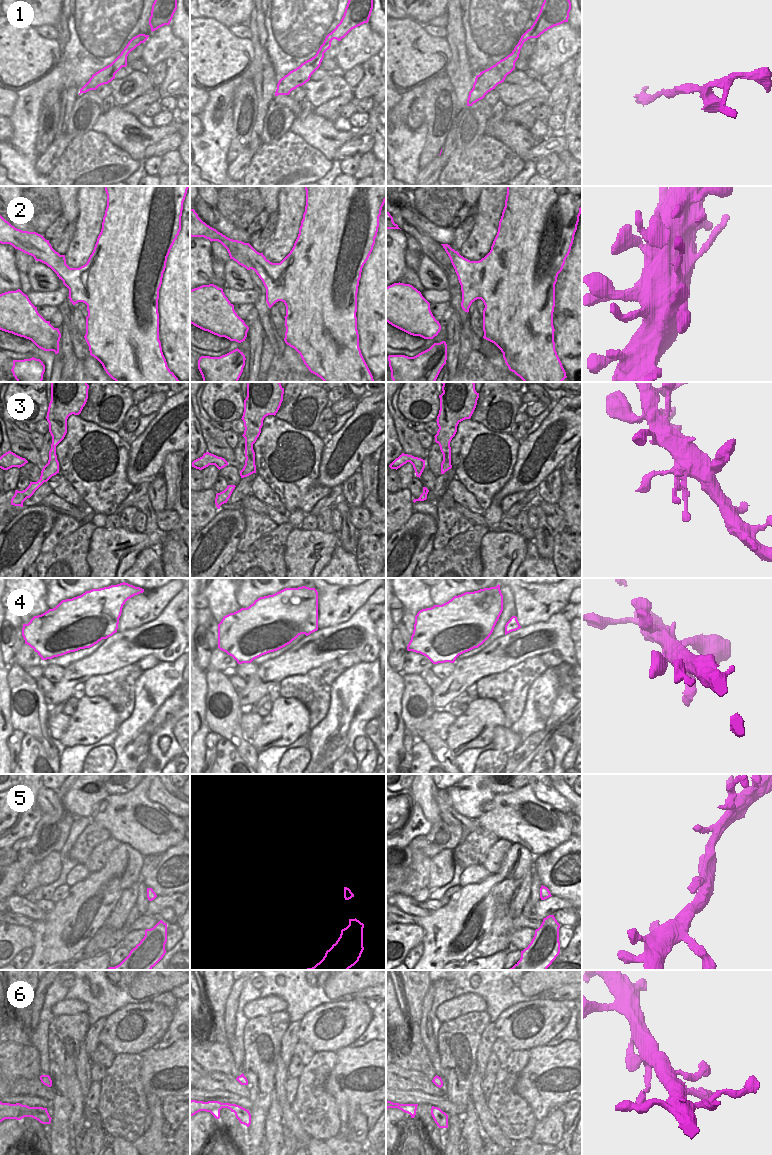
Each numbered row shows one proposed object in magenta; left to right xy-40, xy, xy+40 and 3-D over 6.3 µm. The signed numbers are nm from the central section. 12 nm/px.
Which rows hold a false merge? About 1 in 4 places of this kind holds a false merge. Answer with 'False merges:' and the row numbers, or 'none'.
False merges: none

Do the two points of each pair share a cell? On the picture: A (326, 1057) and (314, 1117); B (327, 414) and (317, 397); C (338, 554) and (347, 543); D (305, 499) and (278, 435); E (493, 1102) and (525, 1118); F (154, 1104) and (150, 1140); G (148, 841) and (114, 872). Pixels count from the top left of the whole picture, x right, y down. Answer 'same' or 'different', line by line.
A: same
B: different
C: different
D: same
E: same
F: same
G: different

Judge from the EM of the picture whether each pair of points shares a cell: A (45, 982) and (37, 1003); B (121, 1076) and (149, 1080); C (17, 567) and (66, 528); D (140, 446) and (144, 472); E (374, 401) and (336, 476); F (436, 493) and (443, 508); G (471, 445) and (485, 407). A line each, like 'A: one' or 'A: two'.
A: one
B: two
C: two
D: one
E: one
F: two
G: two

